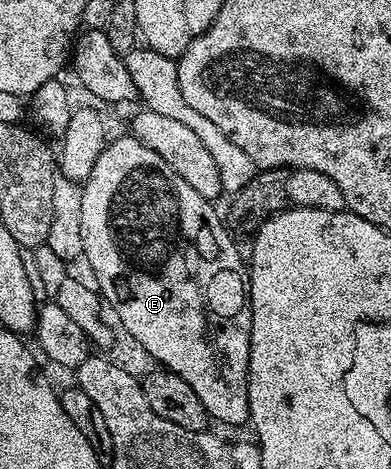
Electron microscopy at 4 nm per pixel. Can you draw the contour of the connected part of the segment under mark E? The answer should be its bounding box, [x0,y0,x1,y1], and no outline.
[82,134,252,425]

